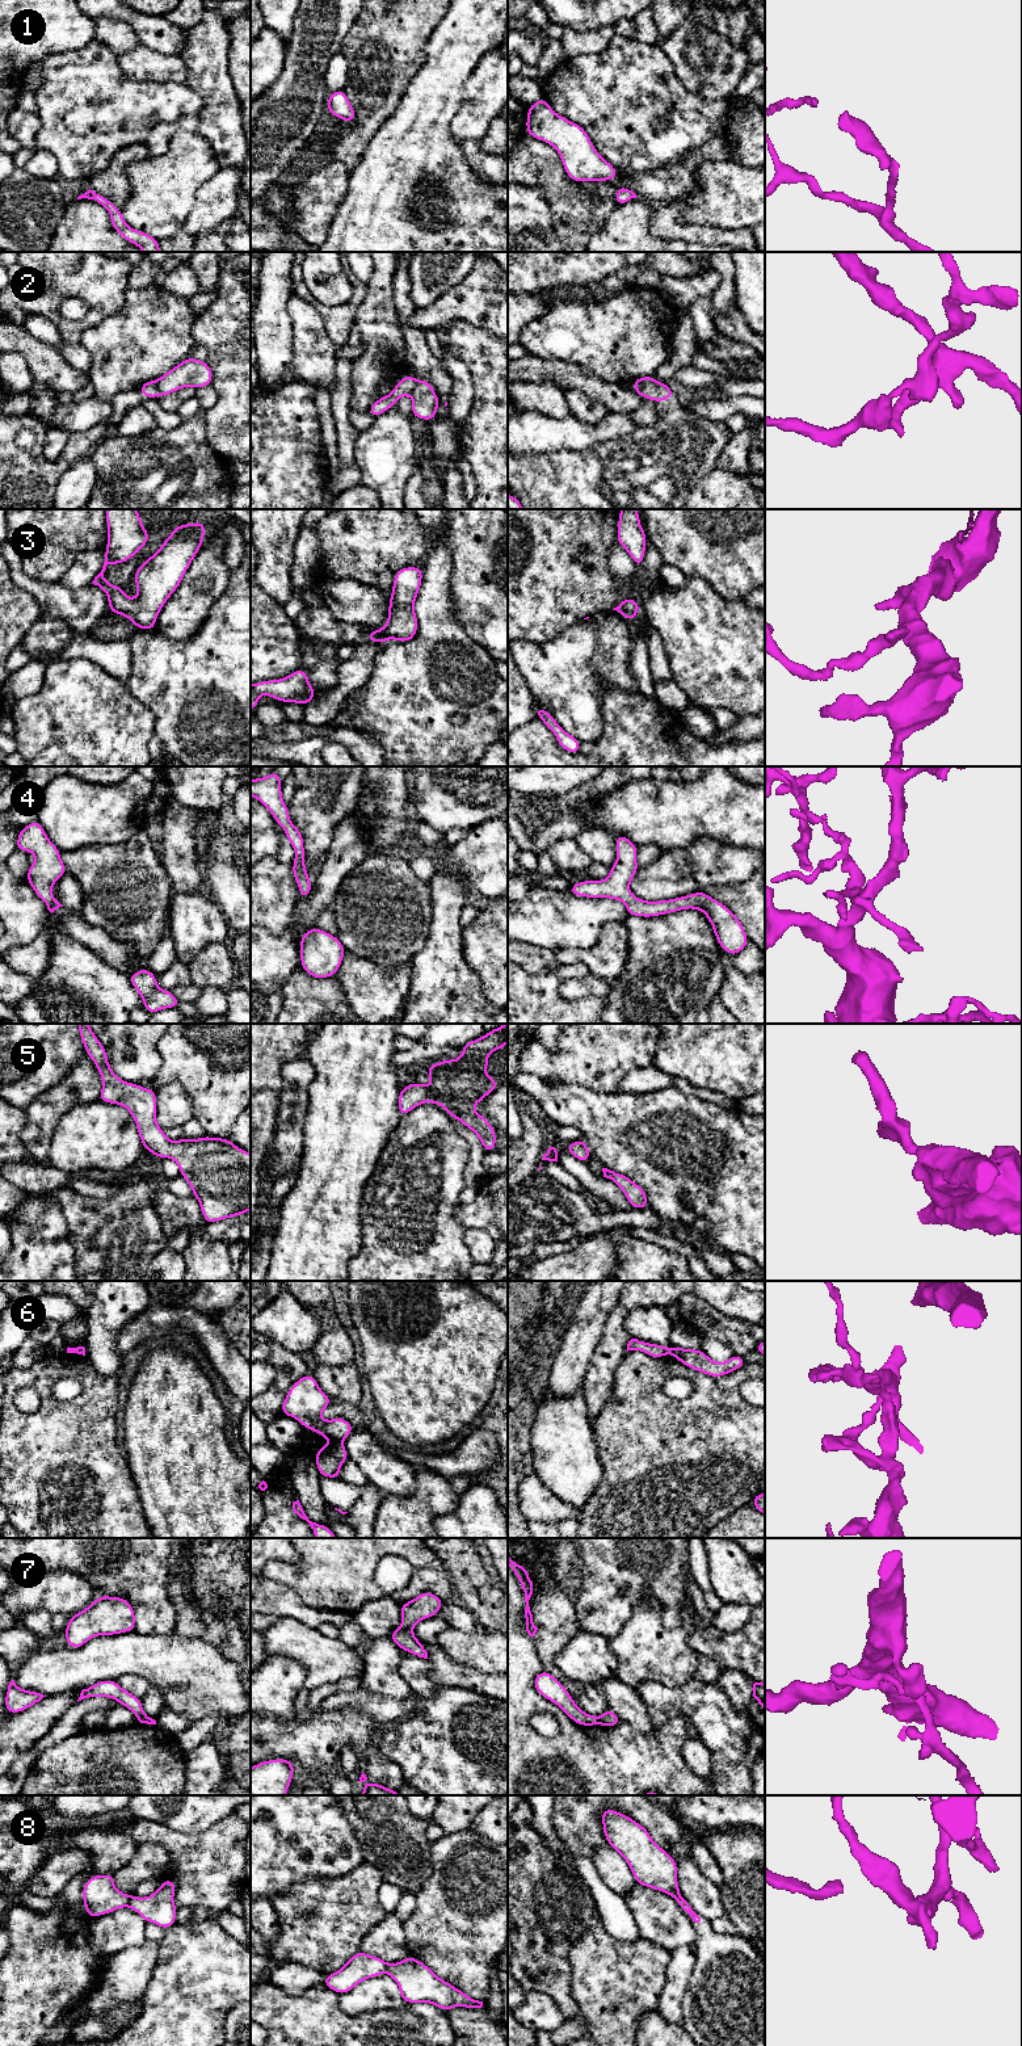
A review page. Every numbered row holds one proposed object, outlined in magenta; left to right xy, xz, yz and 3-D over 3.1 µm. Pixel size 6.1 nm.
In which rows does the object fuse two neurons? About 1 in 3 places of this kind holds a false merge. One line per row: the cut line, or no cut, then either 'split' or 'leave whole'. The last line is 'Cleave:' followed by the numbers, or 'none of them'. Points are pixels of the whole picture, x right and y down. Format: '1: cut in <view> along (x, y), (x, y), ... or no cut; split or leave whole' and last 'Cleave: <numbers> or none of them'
1: no cut; leave whole
2: cut in xy along (156, 381), (156, 389), (160, 395); split
3: no cut; leave whole
4: no cut; leave whole
5: no cut; leave whole
6: cut in xz along (337, 1442), (341, 1444); split
7: cut in xz along (402, 1626), (411, 1630); split
8: cut in xy along (131, 1897), (127, 1904); split
Cleave: 2, 6, 7, 8

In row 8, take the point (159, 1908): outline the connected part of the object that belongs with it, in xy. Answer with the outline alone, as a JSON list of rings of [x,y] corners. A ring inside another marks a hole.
[[[164,1879],[160,1887],[147,1898],[131,1896],[129,1908],[138,1912],[146,1923],[153,1923],[163,1929],[176,1924],[177,1907],[173,1903],[176,1882]]]

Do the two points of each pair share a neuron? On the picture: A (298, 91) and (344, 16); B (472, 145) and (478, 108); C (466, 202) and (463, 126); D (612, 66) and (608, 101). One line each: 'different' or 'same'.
A: same
B: different
C: different
D: same

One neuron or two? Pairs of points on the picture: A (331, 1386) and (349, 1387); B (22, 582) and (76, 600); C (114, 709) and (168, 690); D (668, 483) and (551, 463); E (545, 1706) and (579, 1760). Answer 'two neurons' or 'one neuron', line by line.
A: one neuron
B: one neuron
C: two neurons
D: one neuron
E: one neuron

